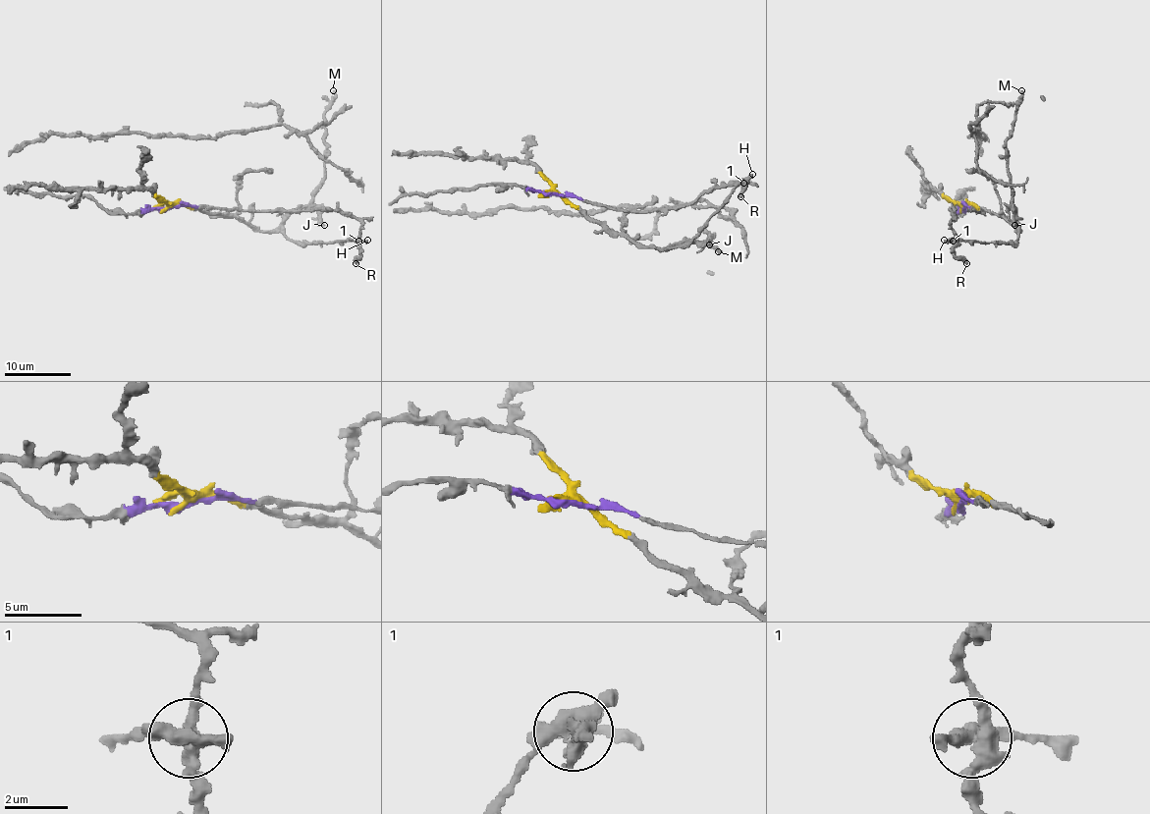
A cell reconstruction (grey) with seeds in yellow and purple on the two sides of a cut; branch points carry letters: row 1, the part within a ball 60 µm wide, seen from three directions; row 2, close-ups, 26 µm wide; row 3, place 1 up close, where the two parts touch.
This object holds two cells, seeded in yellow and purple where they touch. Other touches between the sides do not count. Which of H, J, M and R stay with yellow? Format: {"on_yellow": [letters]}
{"on_yellow": ["H", "J", "M"]}

